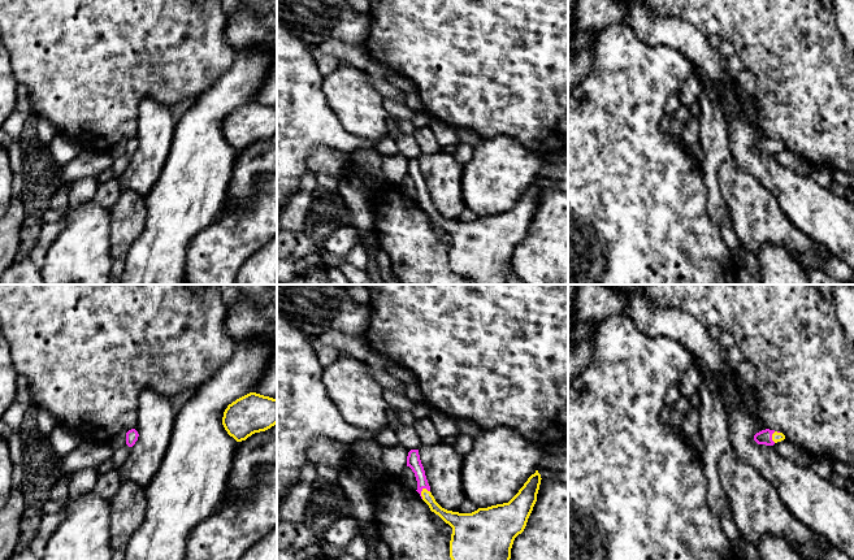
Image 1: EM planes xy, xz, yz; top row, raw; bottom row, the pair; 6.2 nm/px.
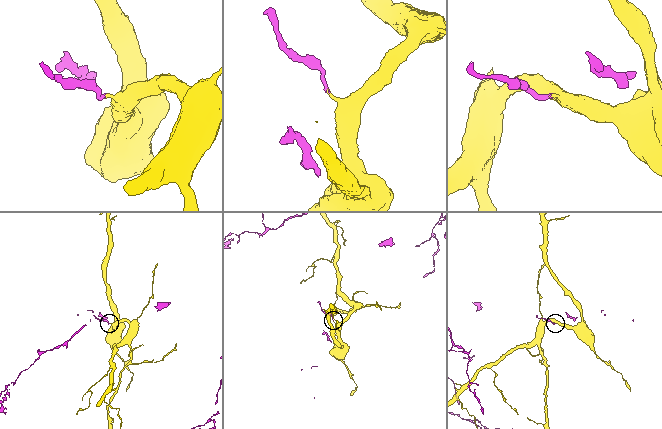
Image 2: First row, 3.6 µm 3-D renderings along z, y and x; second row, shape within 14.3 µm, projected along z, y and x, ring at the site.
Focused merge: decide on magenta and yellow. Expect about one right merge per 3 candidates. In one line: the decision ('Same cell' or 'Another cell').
Another cell

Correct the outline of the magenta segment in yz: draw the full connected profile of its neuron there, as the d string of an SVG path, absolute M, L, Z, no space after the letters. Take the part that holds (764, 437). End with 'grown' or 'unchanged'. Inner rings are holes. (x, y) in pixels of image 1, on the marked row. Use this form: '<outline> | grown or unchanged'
M770 429L762 430L754 435L754 440L758 444L773 446L775 444L775 442L772 440L773 433L775 430L770 430Z | unchanged

